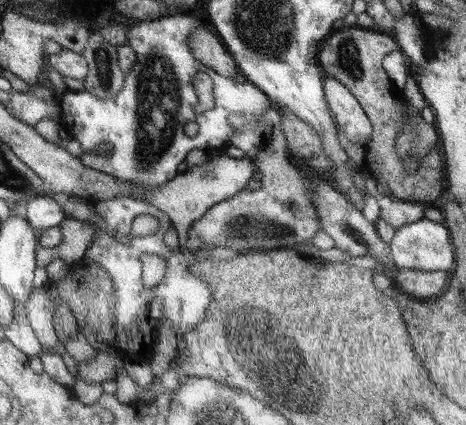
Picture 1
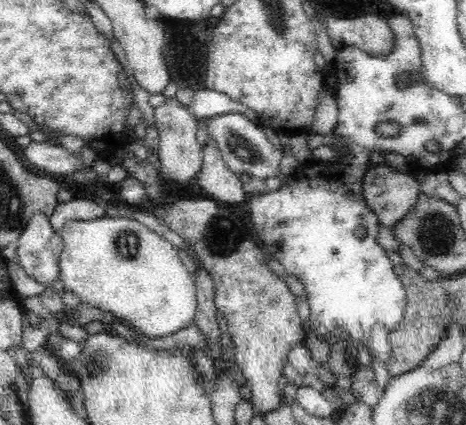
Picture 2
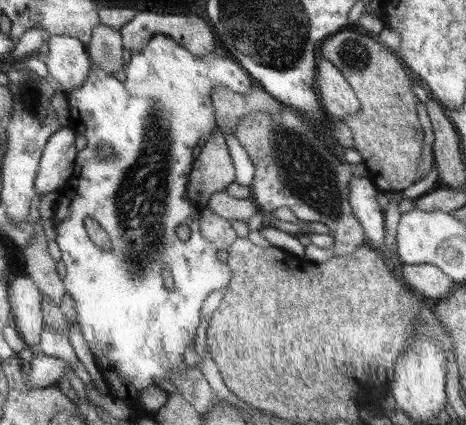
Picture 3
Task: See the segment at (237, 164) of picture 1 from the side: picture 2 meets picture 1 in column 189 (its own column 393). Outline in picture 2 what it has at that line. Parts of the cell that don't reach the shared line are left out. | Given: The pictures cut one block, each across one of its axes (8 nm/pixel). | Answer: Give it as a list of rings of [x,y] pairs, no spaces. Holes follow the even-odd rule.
[[[374,164],[374,166],[370,166],[370,170],[364,176],[362,200],[366,200],[366,206],[370,208],[370,212],[374,212],[378,216],[380,224],[394,228],[398,222],[402,222],[402,218],[406,218],[406,214],[410,214],[412,206],[422,196],[422,192],[420,192],[422,182],[418,182],[416,172],[418,170],[398,172],[390,164]]]

